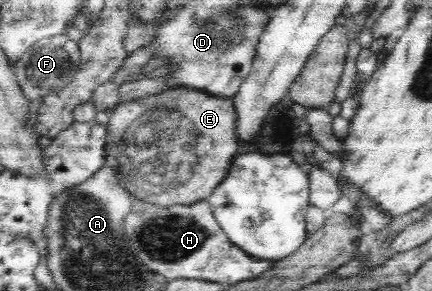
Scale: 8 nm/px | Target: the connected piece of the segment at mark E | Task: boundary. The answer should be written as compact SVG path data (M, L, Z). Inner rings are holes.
M175 88L147 98L120 103L114 107L106 126L106 166L113 168L121 187L127 189L133 198L153 204L189 204L201 199L207 200L227 176L233 160L241 150L236 134L234 100L192 89Z

